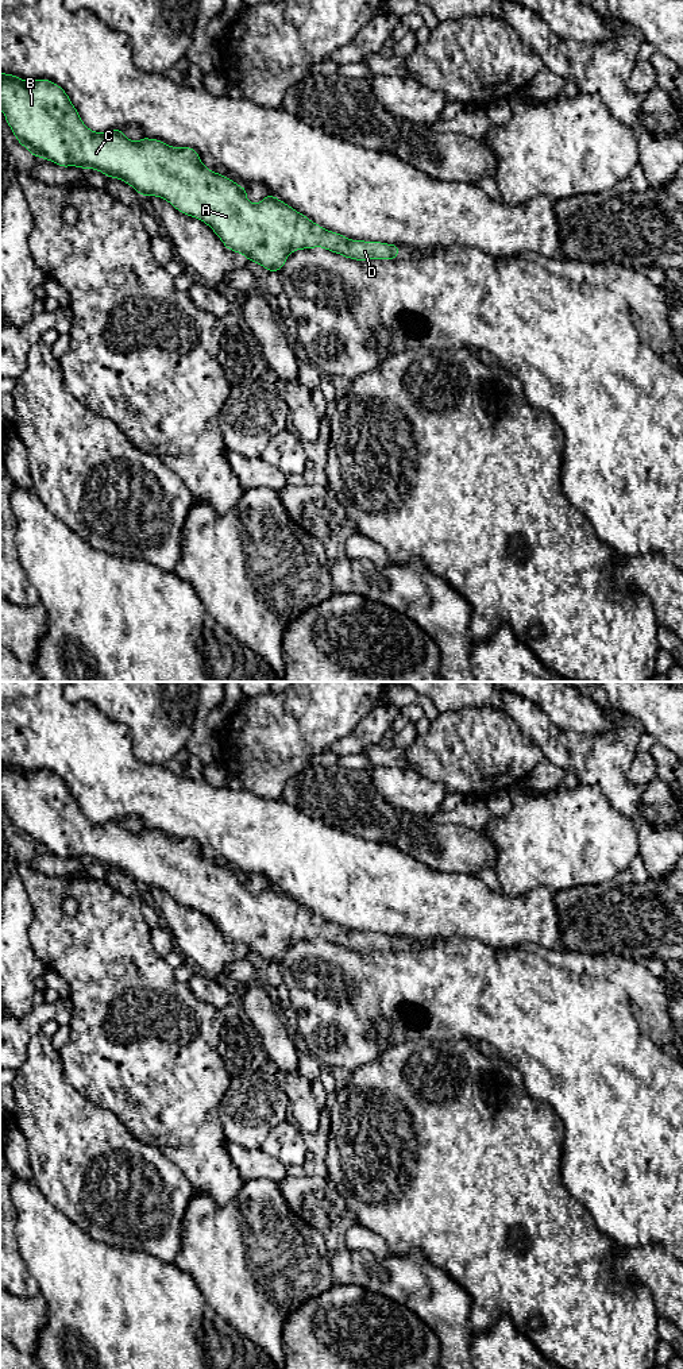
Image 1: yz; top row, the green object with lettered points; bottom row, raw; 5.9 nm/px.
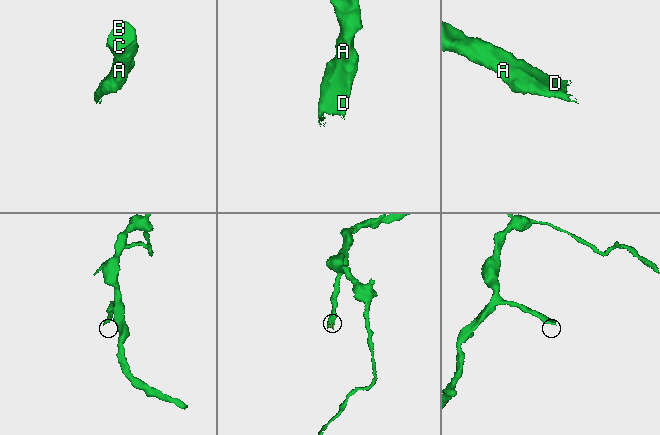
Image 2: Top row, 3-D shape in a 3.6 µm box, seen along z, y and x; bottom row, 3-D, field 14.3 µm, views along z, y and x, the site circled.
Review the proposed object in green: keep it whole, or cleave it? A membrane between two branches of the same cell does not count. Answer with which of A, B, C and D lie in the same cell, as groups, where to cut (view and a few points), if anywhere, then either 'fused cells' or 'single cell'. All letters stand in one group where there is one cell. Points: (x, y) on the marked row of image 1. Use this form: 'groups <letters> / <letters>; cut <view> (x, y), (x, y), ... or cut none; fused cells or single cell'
groups A B C D; cut none; single cell

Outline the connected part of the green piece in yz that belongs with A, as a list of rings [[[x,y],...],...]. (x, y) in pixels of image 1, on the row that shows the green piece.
[[[0,73],[0,109],[31,157],[49,159],[62,167],[94,169],[107,177],[120,178],[140,196],[165,198],[177,211],[208,224],[228,250],[242,252],[267,271],[279,271],[294,250],[315,247],[356,261],[400,259],[398,244],[351,240],[327,231],[270,193],[259,204],[251,204],[246,197],[248,188],[240,188],[235,181],[207,169],[192,147],[171,147],[146,136],[132,142],[116,128],[103,134],[89,130],[66,92],[46,78],[24,81]]]

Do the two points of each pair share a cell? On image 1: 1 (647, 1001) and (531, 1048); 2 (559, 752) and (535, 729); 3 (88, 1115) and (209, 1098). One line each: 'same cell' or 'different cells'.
1: different cells
2: same cell
3: different cells

